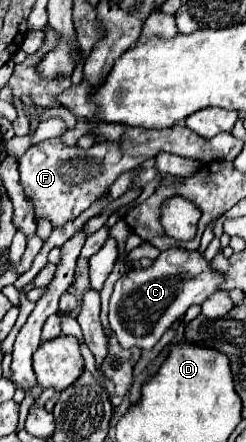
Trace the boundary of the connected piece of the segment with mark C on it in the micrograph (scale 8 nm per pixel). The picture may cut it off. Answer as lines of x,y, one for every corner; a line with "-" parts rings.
184,248
160,252
160,256
148,268
134,266
116,280
110,296
110,326
116,332
118,342
124,348
138,346
142,350
150,350
172,326
172,322
184,316
192,304
202,304
208,296
218,292
224,284
224,278
226,274
214,270
204,254

